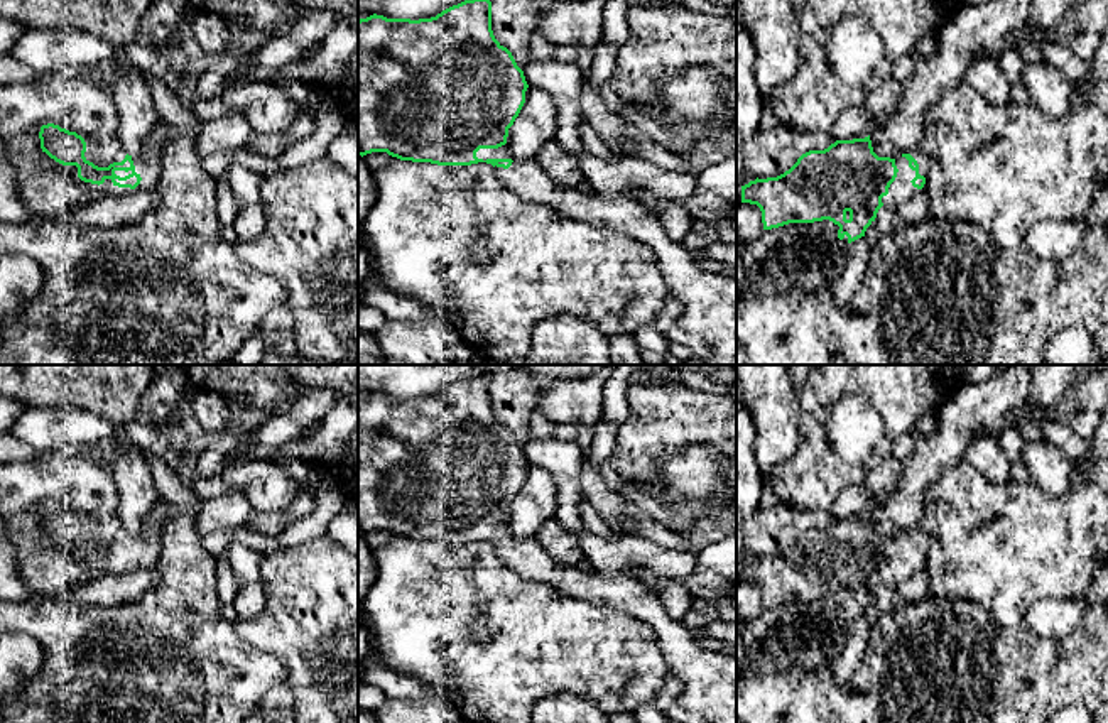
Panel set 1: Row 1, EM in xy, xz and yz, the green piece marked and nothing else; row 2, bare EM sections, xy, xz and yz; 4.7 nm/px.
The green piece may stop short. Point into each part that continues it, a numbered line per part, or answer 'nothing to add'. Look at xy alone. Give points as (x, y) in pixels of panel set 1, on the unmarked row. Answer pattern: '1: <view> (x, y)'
1: xy (147, 543)

